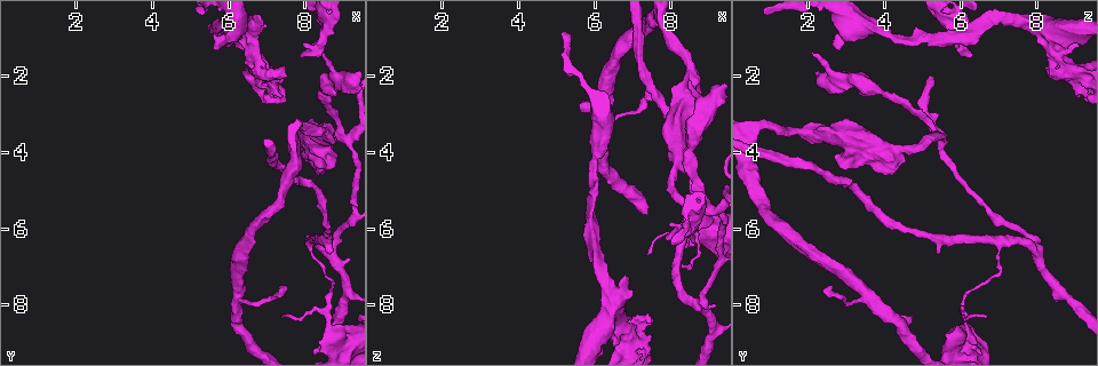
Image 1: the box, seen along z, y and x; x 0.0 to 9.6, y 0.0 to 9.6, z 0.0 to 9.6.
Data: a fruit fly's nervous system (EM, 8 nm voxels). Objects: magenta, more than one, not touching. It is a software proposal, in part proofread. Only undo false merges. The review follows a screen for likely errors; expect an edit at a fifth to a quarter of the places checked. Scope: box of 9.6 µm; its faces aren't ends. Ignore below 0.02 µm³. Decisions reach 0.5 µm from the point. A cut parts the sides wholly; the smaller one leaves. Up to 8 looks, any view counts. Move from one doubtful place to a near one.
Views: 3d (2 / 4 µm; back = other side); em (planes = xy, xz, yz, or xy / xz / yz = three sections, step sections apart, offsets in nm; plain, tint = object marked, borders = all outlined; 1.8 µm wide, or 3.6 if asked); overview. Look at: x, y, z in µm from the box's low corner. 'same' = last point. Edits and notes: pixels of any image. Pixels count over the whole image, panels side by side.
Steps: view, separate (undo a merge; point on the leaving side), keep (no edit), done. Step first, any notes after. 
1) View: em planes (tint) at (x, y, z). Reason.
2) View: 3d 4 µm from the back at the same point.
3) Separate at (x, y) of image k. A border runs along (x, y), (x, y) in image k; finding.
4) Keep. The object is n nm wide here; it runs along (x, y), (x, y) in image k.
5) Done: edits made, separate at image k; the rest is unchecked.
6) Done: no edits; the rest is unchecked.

View: 3d 4 µm at (8.60, 8.50, 6.20).

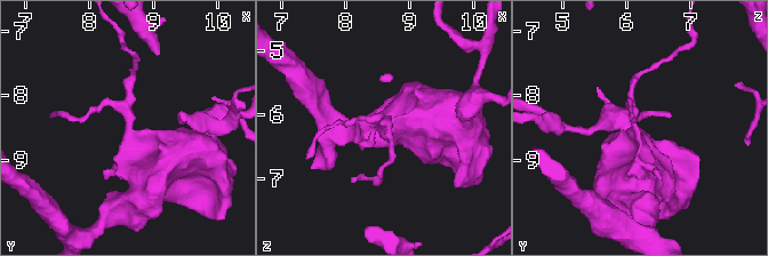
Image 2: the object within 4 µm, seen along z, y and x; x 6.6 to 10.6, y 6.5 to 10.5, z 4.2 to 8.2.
View: em 3.6 µm planes (tint) at (8.65, 8.50, 6.15).

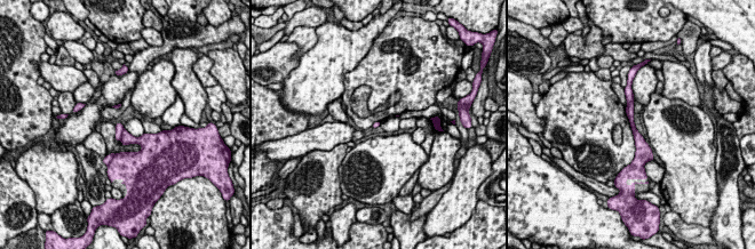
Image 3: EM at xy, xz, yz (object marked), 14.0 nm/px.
Keep. It runs along (628, 94), (630, 121), (642, 158) in image 3; one neuron here.

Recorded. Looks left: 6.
View: 3d 2 µm at (9.00, 3.65, 5.55). Four arms meet.

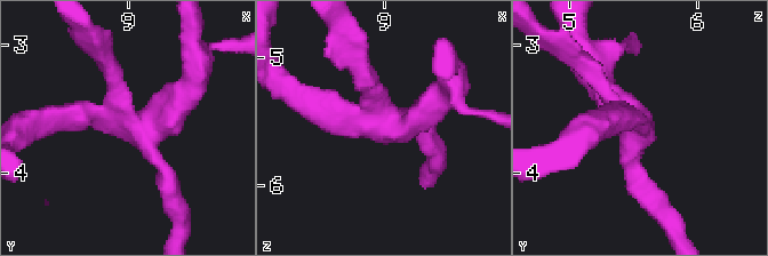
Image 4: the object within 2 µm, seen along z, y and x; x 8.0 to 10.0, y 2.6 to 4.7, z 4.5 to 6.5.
View: em planes (plain) at (9.06, 3.64, 5.52). 4 arms meet here; now the EM.

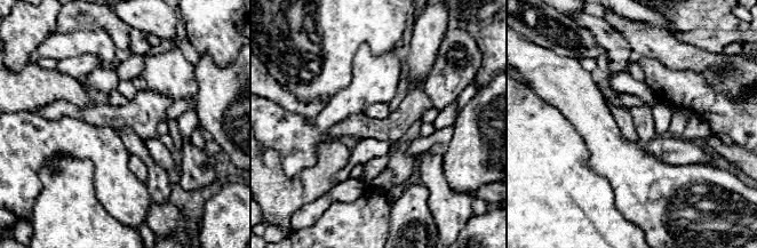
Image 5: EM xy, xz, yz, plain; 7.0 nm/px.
View: em planes (tint) at the same point.

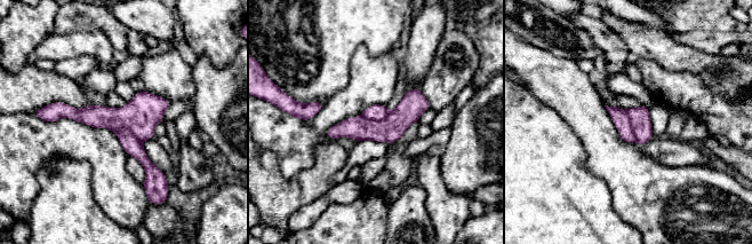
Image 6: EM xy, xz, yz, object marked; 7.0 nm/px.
Separate at (620, 116) of image 6. The object is 220 nm wide here; the part that leaves runs along (120, 133), (159, 179) in image 6; a second neuron is stuck on.

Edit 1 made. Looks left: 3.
View: 3d 2 µm at (6.95, 2.00, 8.85). Sharp bend.

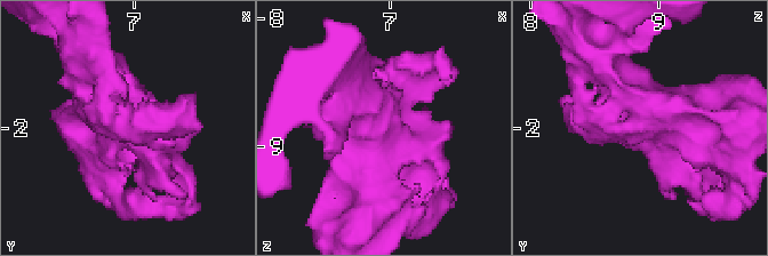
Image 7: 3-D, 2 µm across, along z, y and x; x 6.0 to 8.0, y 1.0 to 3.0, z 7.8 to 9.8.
View: em planes (tint) at (6.98, 1.98, 8.82).

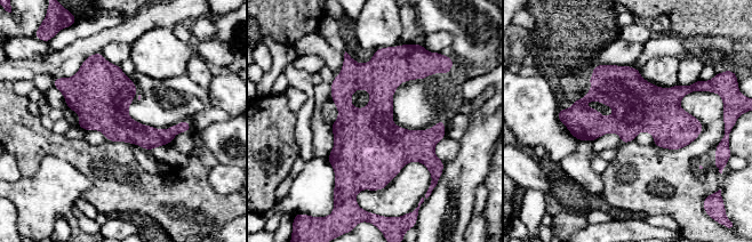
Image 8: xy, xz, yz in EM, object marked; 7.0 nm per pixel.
Keep. The object is 360 nm wide here; all the same neuron.

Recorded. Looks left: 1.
Done: edits made, separate at image 6; the rest is unchecked.

